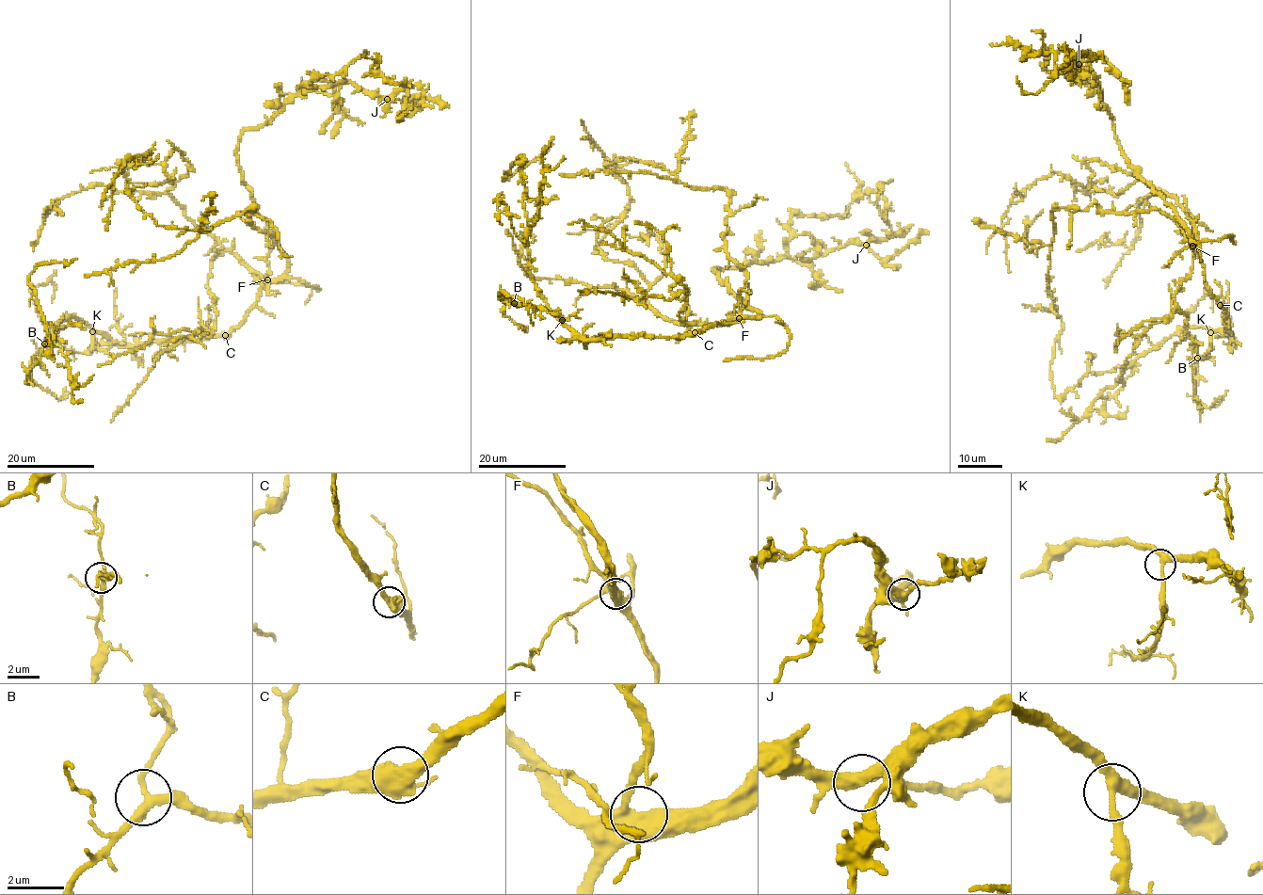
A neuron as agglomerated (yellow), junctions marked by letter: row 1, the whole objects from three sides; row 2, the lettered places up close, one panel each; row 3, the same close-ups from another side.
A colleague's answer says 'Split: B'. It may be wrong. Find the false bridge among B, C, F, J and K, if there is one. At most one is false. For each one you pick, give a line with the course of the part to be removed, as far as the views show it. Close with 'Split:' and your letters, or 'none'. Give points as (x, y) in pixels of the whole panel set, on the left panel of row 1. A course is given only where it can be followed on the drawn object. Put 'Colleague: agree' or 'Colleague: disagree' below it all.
Split: none
Colleague: disagree

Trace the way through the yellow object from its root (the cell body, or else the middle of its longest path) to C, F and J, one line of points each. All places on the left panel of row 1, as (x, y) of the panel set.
C: (258, 294), (256, 305), (226, 334)
F: (258, 294), (267, 279)
J: (258, 294), (286, 271), (288, 259), (242, 181), (240, 135), (267, 124), (306, 85), (348, 80), (387, 99)

